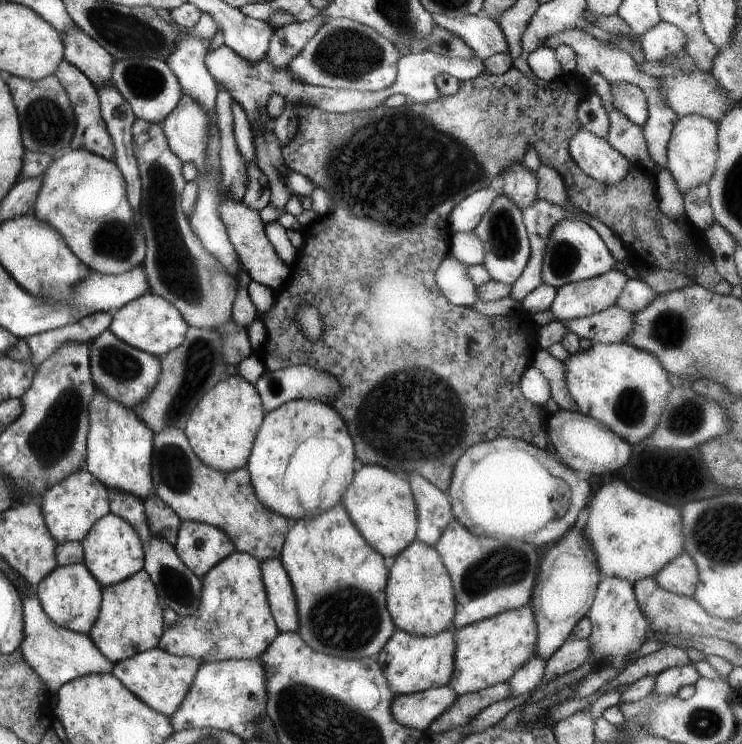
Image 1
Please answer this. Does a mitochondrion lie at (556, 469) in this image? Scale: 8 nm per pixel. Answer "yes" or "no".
no

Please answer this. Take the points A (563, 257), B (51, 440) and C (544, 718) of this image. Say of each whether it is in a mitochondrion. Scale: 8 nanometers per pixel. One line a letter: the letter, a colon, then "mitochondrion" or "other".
A: mitochondrion
B: mitochondrion
C: other

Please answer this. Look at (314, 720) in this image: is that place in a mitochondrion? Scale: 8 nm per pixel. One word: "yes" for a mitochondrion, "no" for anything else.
yes

